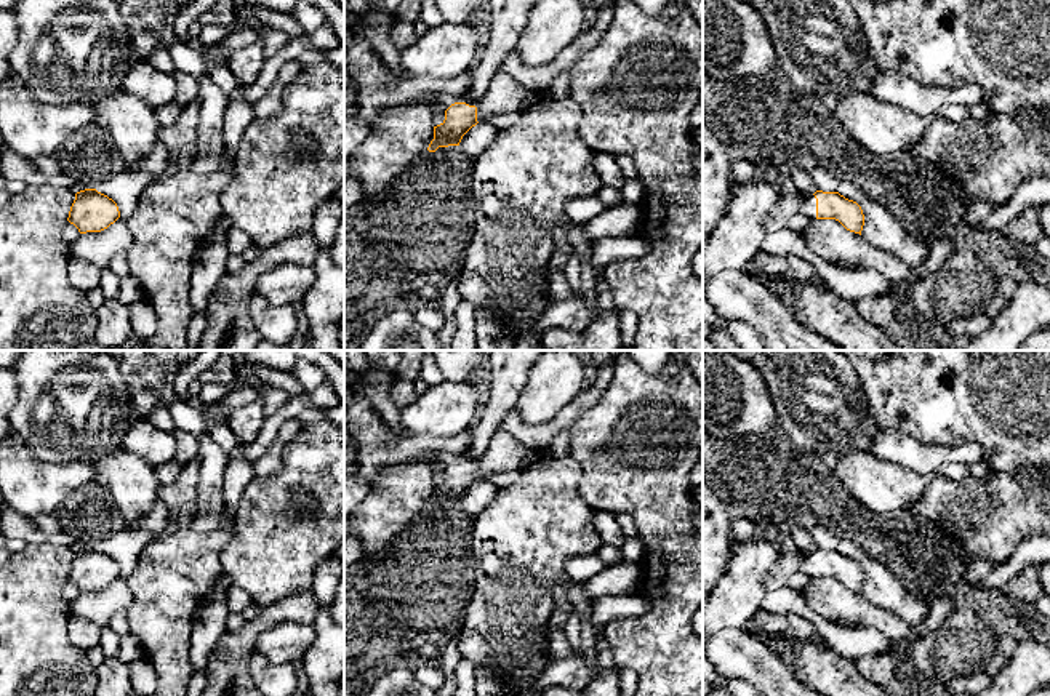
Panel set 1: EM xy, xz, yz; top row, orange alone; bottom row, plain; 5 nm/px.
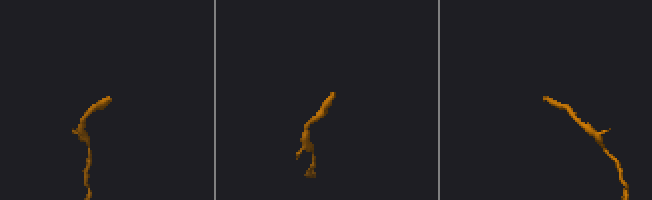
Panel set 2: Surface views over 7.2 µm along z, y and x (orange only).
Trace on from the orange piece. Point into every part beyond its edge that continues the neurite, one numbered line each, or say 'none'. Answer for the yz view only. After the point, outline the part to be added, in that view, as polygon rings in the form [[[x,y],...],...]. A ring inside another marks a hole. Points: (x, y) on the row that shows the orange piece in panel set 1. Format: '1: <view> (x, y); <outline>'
1: yz (809, 205); [[[804,195],[800,213],[810,219],[816,219],[816,198],[815,198],[815,195]]]

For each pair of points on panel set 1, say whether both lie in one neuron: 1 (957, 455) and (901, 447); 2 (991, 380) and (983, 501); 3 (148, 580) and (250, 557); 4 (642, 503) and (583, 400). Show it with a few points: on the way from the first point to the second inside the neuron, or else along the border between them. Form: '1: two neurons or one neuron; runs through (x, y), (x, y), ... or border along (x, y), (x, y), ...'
1: one neuron; runs through (943, 455), (916, 455)
2: two neurons; border along (1031, 468), (994, 472)
3: two neurons; border along (232, 535), (221, 552), (221, 572)
4: two neurons; border along (591, 407), (575, 421)

